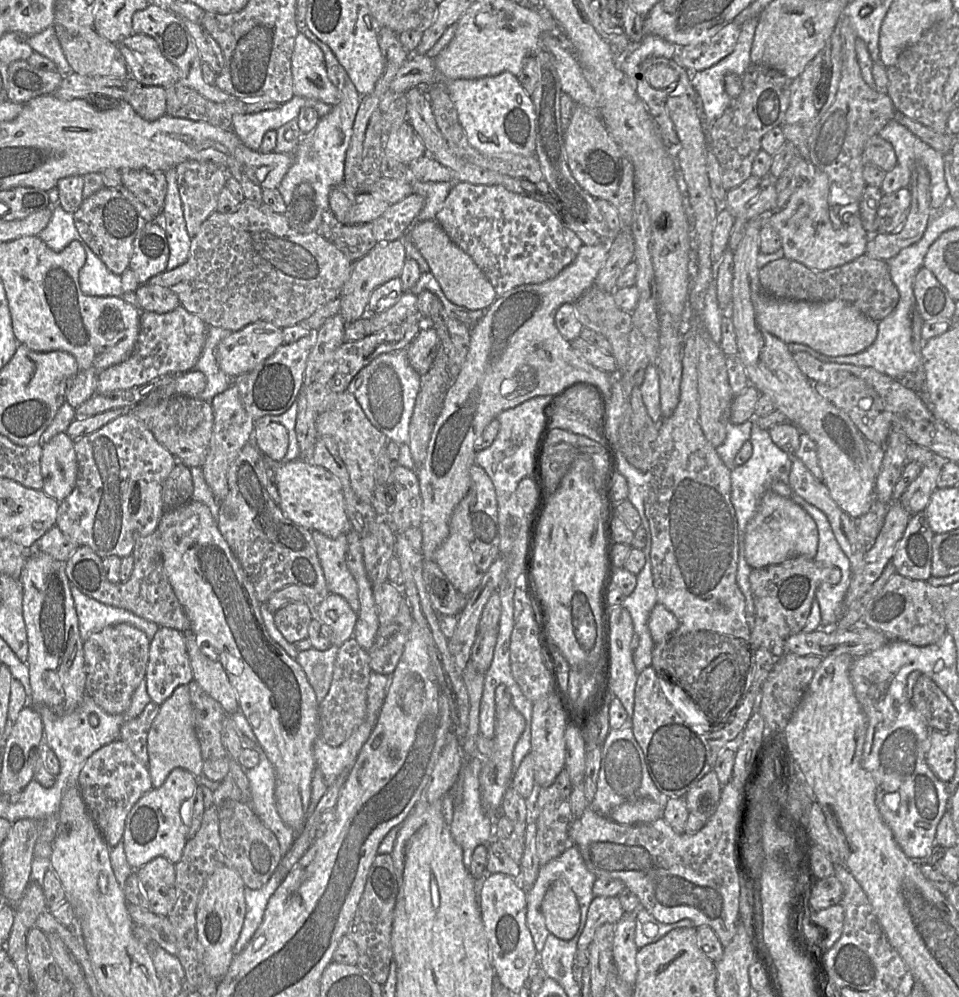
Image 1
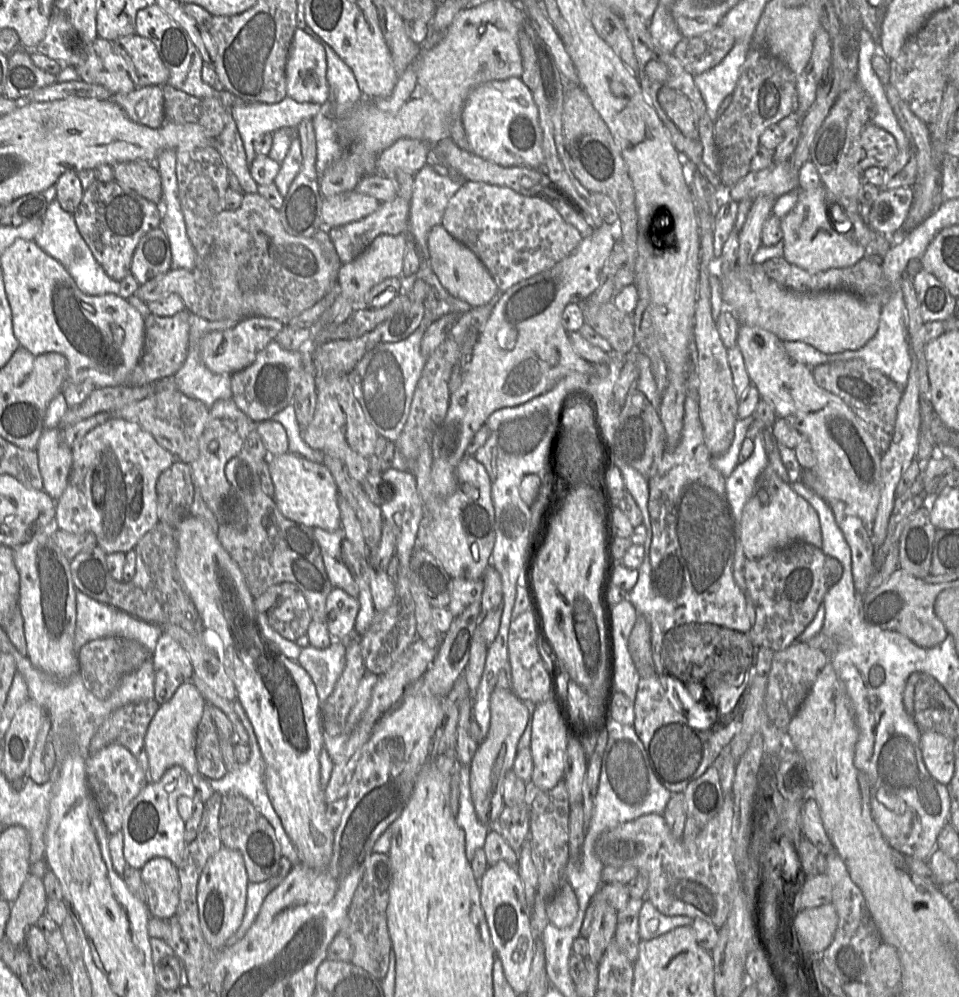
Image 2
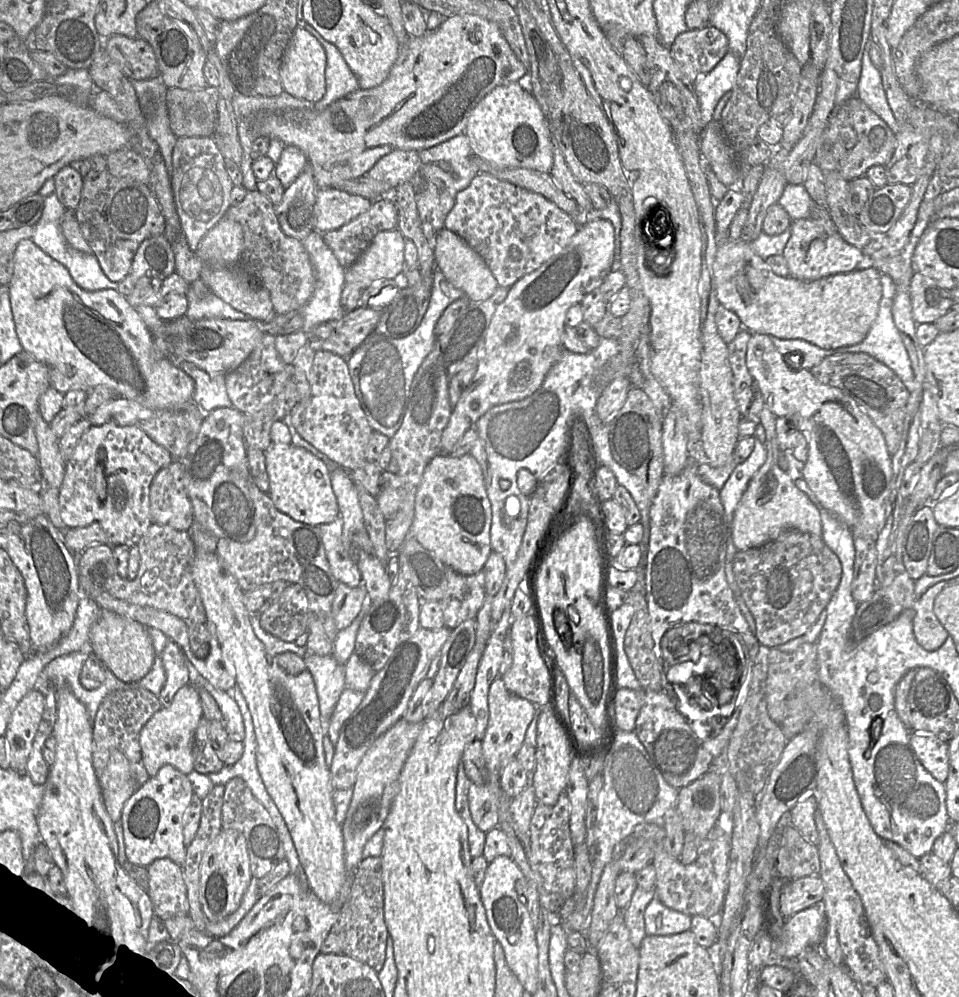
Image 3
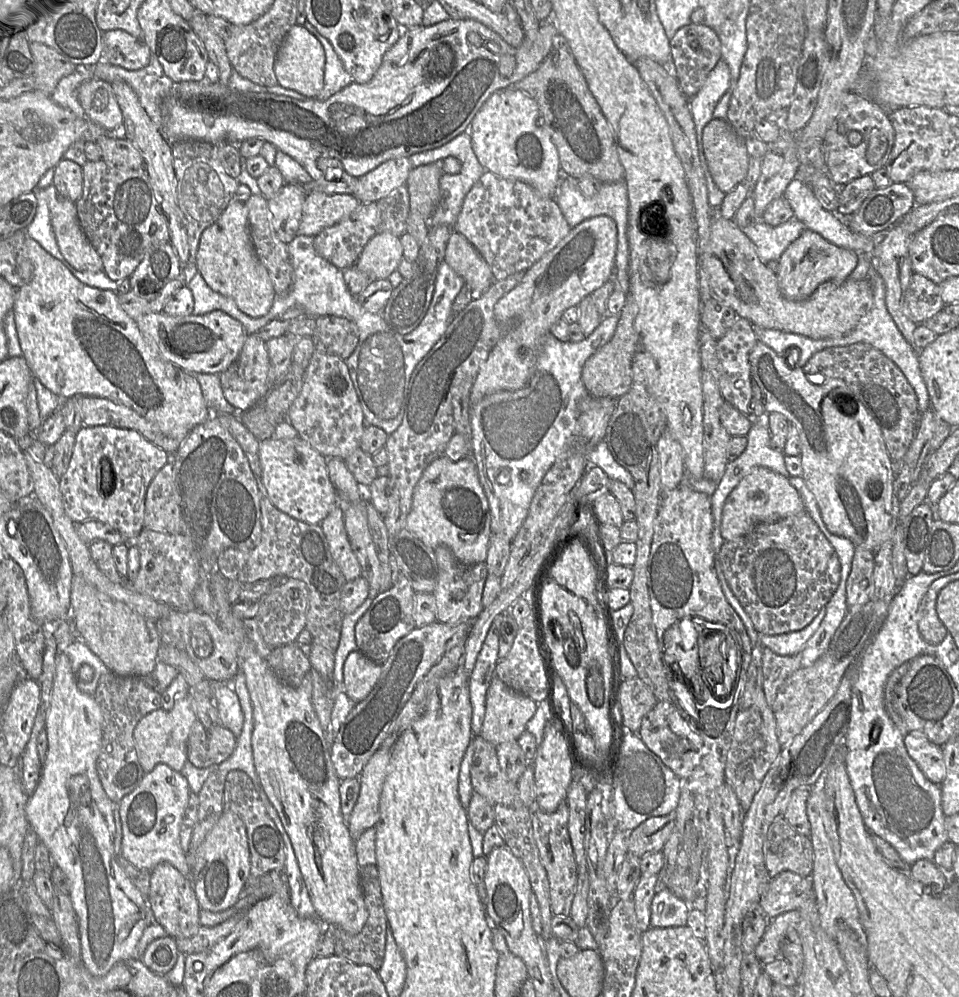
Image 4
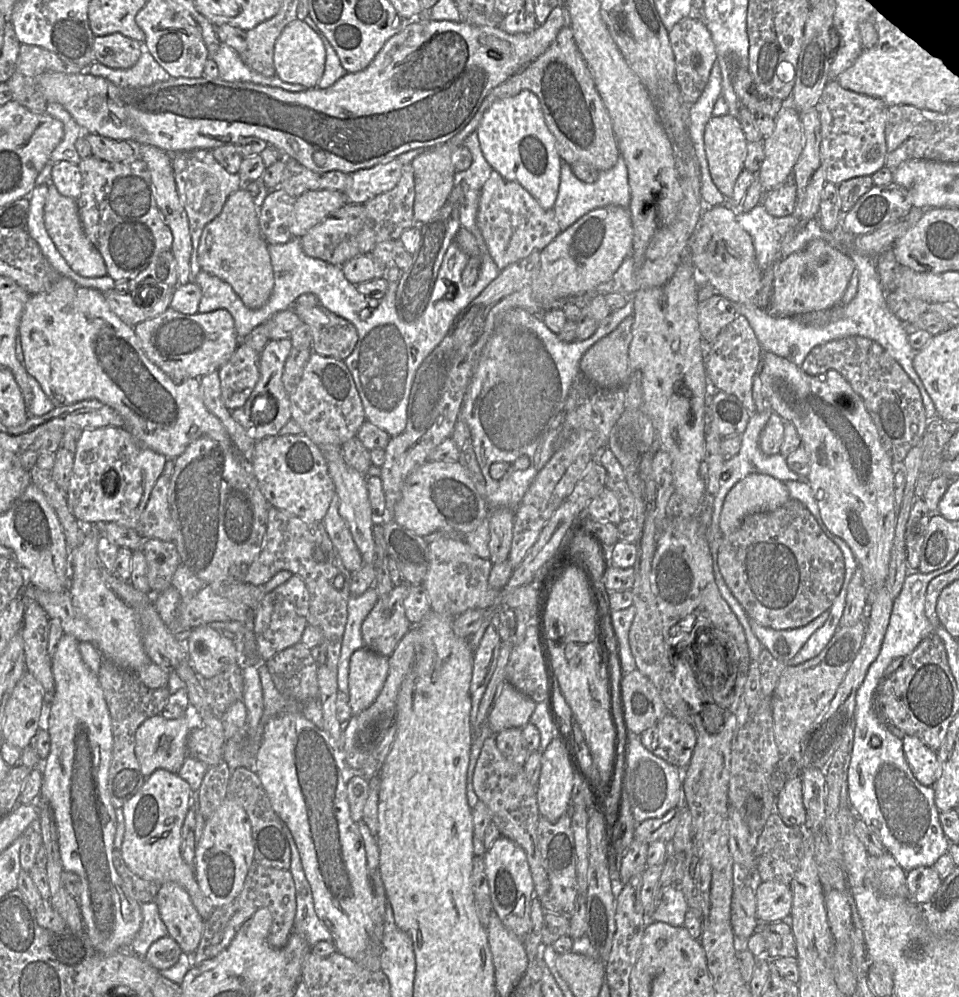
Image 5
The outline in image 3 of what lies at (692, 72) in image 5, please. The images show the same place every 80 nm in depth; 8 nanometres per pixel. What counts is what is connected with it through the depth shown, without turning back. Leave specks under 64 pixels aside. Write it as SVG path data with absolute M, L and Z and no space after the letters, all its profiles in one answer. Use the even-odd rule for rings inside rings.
M710 25L682 32L670 47L672 57L692 83L710 72L728 51L725 34Z

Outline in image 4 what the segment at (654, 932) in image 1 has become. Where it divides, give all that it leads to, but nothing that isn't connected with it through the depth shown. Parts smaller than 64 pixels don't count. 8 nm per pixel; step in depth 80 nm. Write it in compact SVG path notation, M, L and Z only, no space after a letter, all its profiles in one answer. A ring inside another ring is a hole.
M656 885L656 895L651 904L651 928L687 926L690 905L674 895L665 886Z

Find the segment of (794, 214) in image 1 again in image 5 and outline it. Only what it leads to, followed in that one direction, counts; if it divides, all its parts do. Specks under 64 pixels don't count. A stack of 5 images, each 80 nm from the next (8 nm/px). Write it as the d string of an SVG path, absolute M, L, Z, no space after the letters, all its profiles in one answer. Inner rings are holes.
M814 239L802 250L774 265L773 293L768 311L778 317L797 317L832 308L841 302L855 269L856 265L847 252L823 239Z

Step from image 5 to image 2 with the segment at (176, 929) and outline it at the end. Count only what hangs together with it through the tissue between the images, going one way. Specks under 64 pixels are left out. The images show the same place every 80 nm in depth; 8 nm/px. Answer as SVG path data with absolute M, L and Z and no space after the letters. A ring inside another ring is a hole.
M154 857L140 869L140 872L150 915L158 918L175 916L180 888L176 865L168 858Z

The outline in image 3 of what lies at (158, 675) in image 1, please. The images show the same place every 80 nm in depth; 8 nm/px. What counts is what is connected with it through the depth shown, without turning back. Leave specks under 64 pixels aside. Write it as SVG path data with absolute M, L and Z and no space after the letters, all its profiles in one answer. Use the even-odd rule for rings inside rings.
M168 640L160 654L166 673L166 682L158 695L162 707L167 707L177 691L189 683L189 669L182 649L172 640Z

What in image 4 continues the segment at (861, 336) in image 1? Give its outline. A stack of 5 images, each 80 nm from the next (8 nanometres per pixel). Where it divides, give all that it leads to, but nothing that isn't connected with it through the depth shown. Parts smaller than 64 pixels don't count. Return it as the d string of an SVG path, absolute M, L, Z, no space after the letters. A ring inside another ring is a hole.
M717 211L714 212L711 221L709 241L700 252L699 266L707 276L713 296L731 307L739 317L747 319L754 326L796 333L812 339L841 337L849 333L869 313L873 305L873 290L868 278L862 280L848 278L840 283L827 281L820 284L805 300L786 299L779 290L777 275L760 261L748 236L732 219L721 217Z

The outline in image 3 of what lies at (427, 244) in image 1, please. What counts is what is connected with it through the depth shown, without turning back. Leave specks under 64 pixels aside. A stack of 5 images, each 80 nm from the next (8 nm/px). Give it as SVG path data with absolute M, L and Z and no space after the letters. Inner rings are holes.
M442 229L436 236L433 248L435 268L440 270L447 281L473 302L480 302L492 296L498 283L482 257L457 234Z

